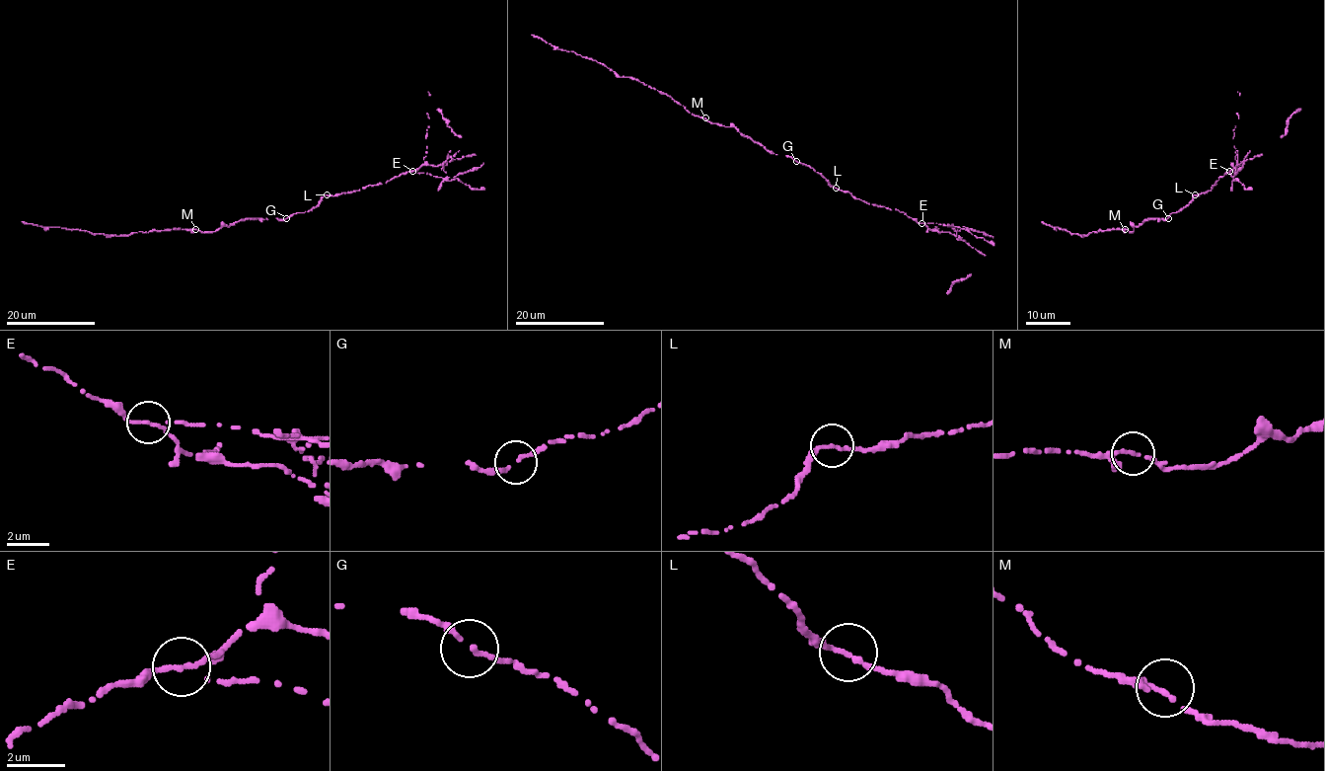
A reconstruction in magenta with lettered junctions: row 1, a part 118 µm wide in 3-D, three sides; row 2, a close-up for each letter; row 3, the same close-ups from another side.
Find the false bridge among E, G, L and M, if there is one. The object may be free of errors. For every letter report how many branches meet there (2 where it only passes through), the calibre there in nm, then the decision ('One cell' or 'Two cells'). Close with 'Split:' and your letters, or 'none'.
E: Branches: 2. Thickness 170 nm. Two cells
G: Branches: 2. Thickness 160 nm. One cell
L: Branches: 2. Thickness 170 nm. One cell
M: Branches: 2. Thickness 170 nm. One cell
Split: E

